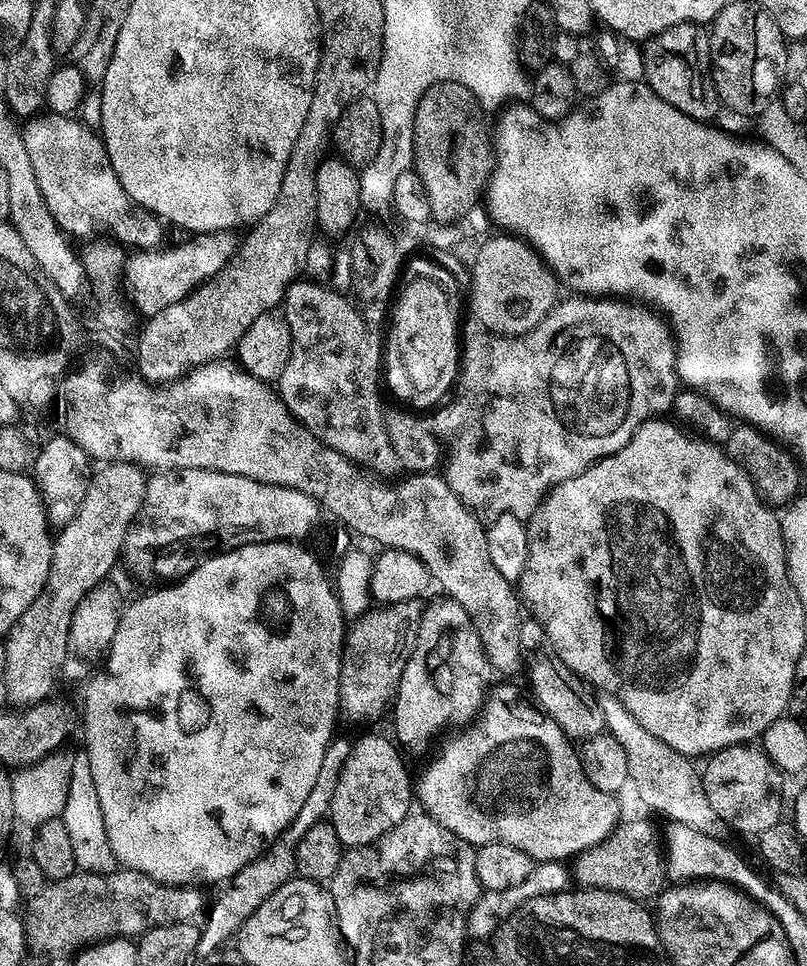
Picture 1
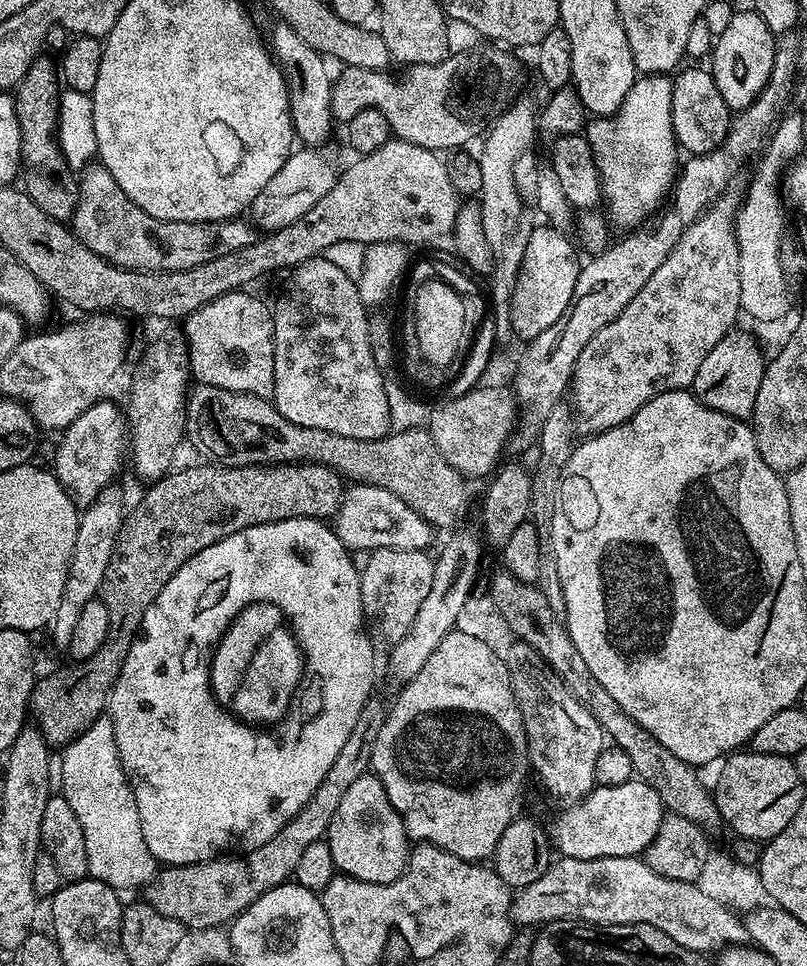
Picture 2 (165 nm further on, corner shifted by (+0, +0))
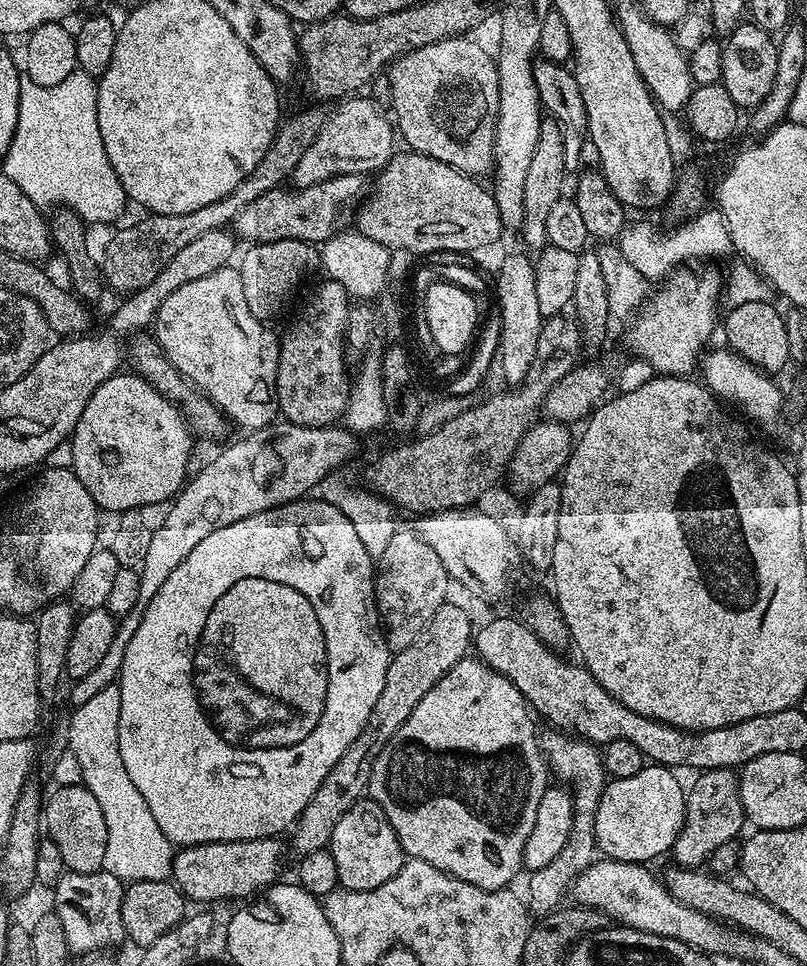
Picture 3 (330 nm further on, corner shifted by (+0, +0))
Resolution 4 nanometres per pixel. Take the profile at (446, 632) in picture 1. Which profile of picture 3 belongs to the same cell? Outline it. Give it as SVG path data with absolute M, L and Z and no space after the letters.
M479 658L459 660L428 691L426 698L422 698L422 702L418 702L418 706L414 706L414 714L410 714L410 718L406 718L406 722L402 722L402 726L392 736L389 744L376 753L372 777L368 783L371 799L375 800L378 806L382 806L386 818L390 818L390 826L394 826L394 834L398 834L398 842L404 848L405 857L430 862L430 866L434 866L462 882L470 882L474 886L485 888L491 892L509 887L513 883L511 880L524 868L526 838L530 838L530 830L534 830L534 818L538 815L538 802L542 802L542 794L550 786L550 769L544 753L540 751L535 722L537 723L530 711L530 705L518 690L518 686L514 686L514 682L510 682L510 678L498 674L489 664L485 664Z

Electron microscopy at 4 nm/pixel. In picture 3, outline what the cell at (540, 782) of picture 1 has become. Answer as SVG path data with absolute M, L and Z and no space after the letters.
M655 762L649 763L634 778L622 778L605 783L604 793L598 802L598 814L594 834L596 835L597 849L607 859L622 863L647 865L656 860L660 855L671 853L678 834L684 828L684 798L685 785L680 785L680 780L675 776L673 769L661 766Z

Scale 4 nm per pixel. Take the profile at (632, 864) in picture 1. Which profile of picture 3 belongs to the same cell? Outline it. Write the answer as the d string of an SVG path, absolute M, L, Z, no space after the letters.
M710 768L699 773L692 788L687 789L684 798L684 828L674 842L670 856L682 868L699 869L707 865L708 859L724 842L730 842L740 836L740 827L745 827L746 821L742 802L740 801L740 786L738 776L730 768Z

